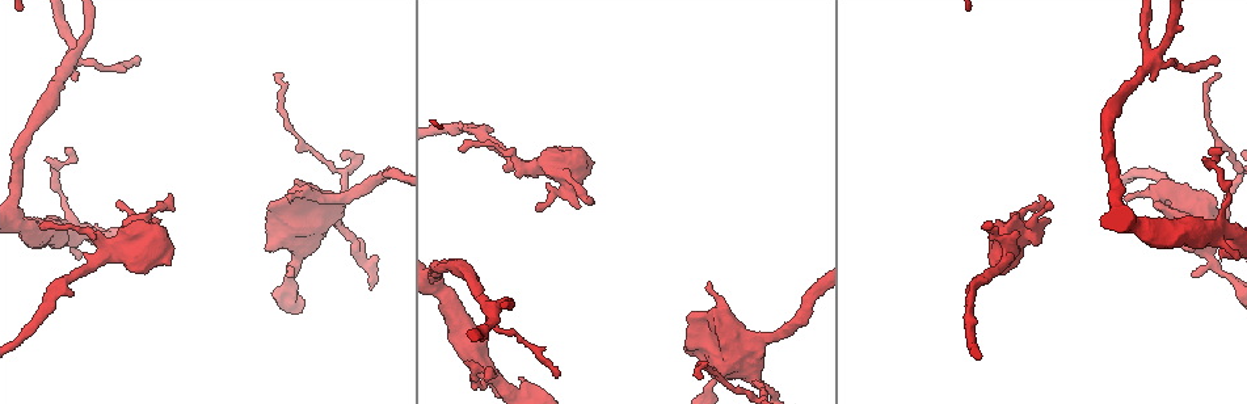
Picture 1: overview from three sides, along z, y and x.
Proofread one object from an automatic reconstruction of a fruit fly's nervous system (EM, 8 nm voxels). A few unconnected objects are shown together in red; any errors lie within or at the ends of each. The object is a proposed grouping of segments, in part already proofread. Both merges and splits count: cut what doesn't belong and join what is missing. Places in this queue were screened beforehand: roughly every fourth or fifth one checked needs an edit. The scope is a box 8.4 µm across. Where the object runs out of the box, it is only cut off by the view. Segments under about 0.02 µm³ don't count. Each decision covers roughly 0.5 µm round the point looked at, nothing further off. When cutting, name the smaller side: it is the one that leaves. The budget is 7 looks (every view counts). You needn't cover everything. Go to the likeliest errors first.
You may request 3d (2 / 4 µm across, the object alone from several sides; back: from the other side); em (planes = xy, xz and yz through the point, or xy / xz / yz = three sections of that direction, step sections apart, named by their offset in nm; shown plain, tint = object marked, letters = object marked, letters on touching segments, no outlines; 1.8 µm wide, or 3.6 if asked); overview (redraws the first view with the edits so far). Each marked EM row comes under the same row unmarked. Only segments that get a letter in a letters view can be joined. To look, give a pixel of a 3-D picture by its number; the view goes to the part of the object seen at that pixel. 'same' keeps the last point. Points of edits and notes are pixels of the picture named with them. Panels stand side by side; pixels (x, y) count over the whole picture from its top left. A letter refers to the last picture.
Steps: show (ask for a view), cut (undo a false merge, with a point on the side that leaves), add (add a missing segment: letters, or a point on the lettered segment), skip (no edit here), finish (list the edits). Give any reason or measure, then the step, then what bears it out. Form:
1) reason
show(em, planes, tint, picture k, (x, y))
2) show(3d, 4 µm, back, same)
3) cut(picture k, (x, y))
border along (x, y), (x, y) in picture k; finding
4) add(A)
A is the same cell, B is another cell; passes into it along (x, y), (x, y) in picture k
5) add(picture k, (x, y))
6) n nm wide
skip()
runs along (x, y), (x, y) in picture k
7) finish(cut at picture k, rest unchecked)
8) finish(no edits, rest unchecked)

show(3d, 4 µm, picture 1, (760, 385))

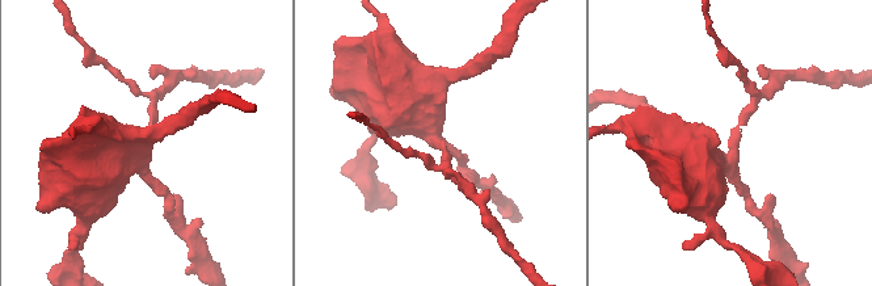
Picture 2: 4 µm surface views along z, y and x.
3 arms
show(em, yz, step 16, tint, picture 2, (735, 139))

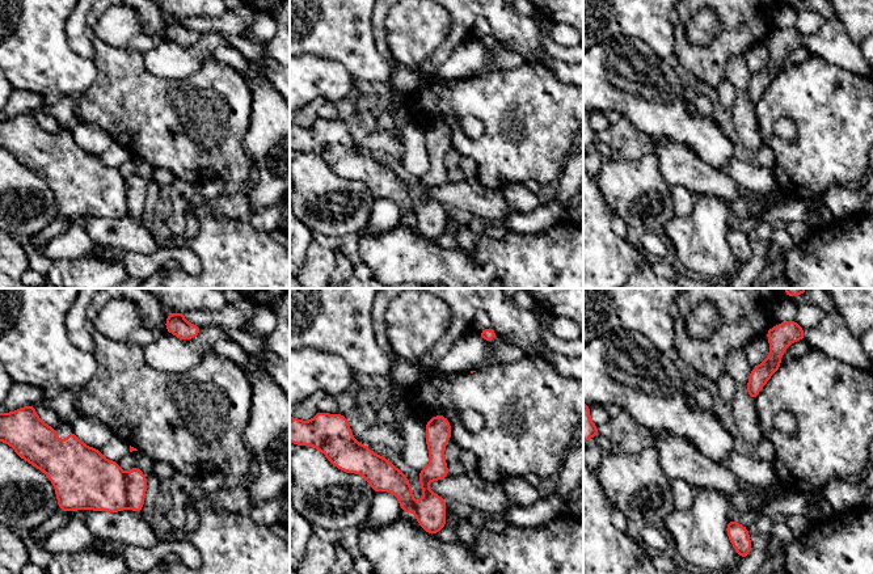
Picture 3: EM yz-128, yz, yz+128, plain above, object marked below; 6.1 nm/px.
another direction
show(em, planes, letters, same)

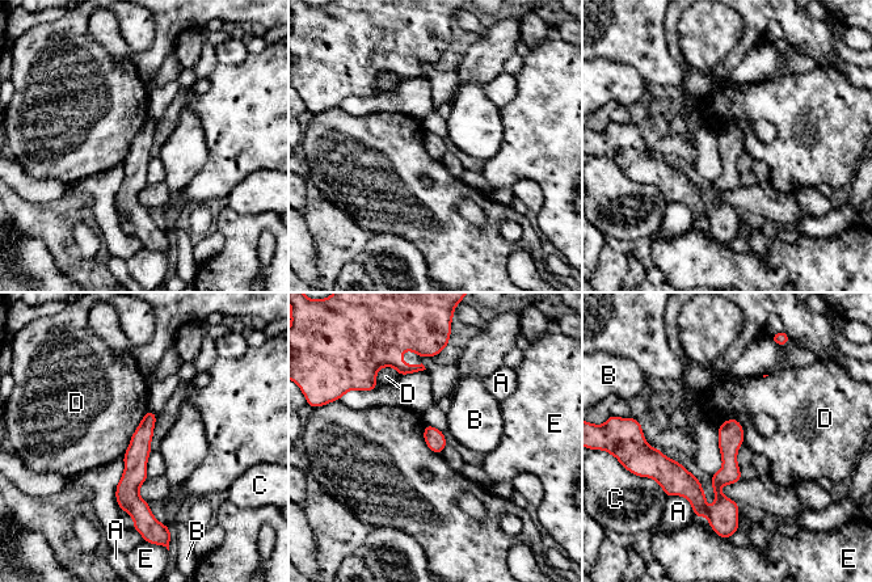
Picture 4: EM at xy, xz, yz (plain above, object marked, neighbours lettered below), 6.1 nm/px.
cut(picture 4, (723, 515))
A, B, C, D and E are other cells; border along (708, 509), (704, 515) in picture 4; two cells meet here

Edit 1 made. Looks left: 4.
show(3d, 4 µm, picture 1, (486, 380))

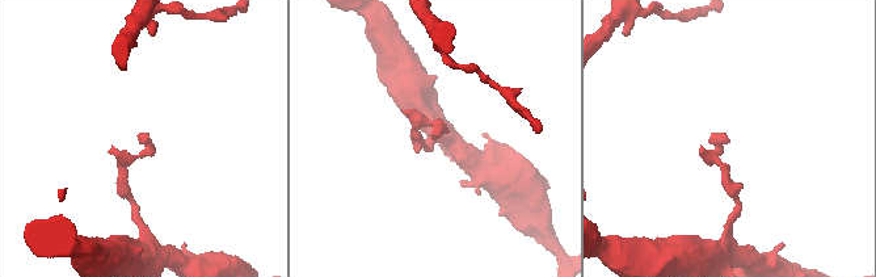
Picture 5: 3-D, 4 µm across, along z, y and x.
need the tissue
show(em, planes, tint, picture 5, (139, 133))

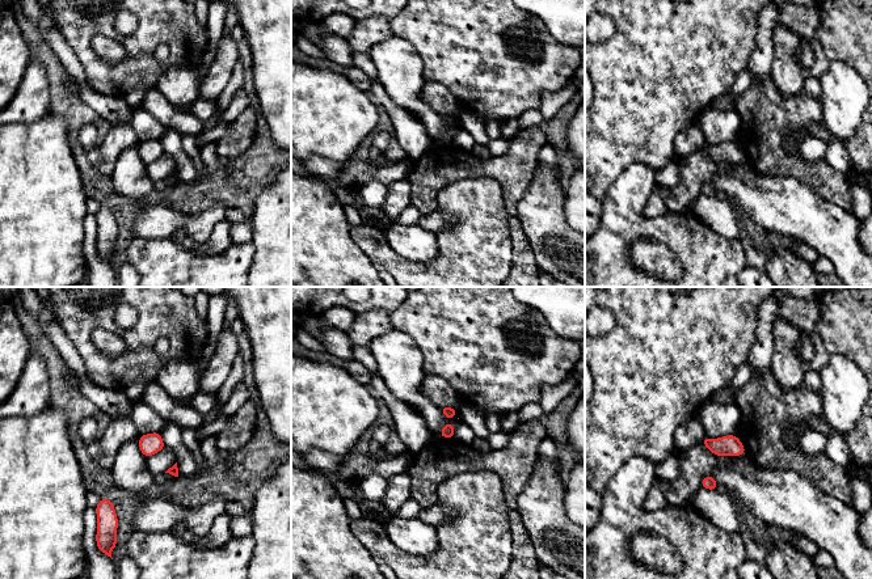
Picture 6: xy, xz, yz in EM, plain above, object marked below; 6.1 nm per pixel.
show(em, planes, letters, same)

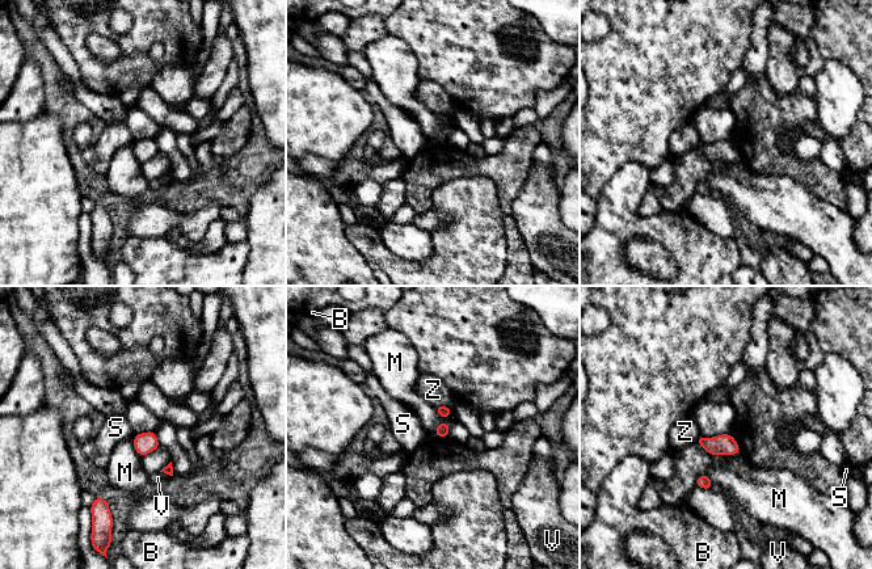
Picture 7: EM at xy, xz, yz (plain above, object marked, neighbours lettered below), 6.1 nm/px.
skip()
B, M, S, V and Z are other cells; border along (695, 441), (710, 454), (738, 454) in picture 7; no lettered segment goes on from it

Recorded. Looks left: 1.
finish(cut at picture 4, rest unchecked)

